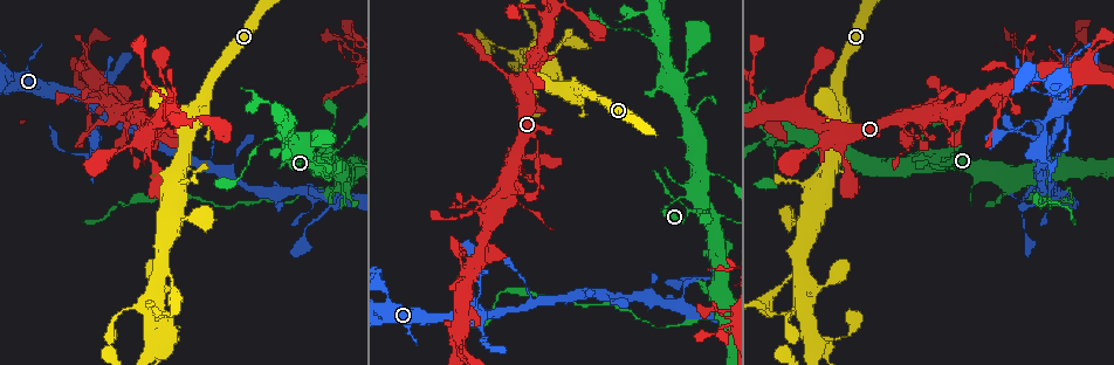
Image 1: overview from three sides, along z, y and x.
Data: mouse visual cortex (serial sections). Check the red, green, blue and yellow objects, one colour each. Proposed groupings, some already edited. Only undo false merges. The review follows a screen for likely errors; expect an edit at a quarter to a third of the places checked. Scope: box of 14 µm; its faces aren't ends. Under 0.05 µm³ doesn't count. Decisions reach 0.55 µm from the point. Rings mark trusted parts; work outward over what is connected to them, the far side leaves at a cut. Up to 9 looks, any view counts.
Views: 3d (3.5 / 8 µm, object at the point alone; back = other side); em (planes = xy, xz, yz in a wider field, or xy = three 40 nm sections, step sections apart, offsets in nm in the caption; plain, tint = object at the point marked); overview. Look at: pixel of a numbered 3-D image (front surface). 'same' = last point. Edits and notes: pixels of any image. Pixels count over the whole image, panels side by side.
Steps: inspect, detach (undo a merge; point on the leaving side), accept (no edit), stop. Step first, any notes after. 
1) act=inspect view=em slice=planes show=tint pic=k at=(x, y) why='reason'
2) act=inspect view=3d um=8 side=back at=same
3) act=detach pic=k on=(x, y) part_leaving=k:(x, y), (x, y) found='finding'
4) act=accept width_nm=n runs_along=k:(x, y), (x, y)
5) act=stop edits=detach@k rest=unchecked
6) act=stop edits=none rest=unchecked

act=inspect view=3d um=3.5 pic=1 at=(1012, 72) why='sudden change in width'

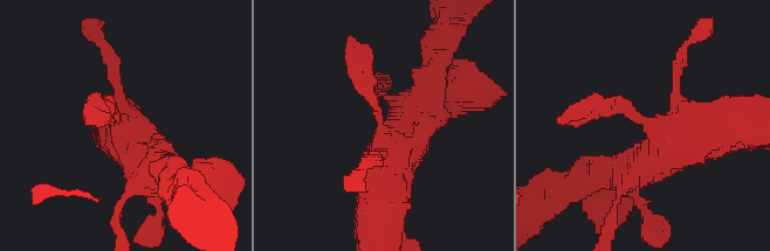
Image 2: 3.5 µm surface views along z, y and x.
act=inspect view=em slice=planes show=tint pic=2 at=(120, 128) arms=4 arm_widths_nm=150,150,450,600

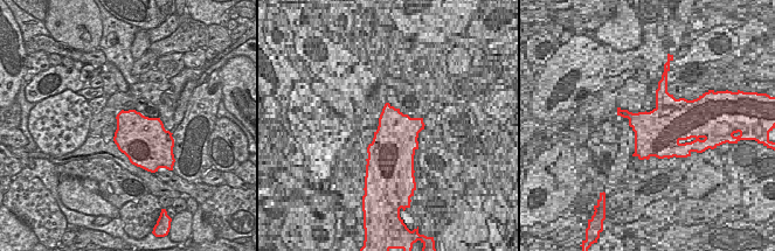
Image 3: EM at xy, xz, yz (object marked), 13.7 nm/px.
act=accept runs_along=2:(432, 86), (382, 171), (378, 213) found='one cell here'

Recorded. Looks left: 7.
act=inspect view=3d um=3.5 side=back pic=1 at=(1039, 154) why='branch point'

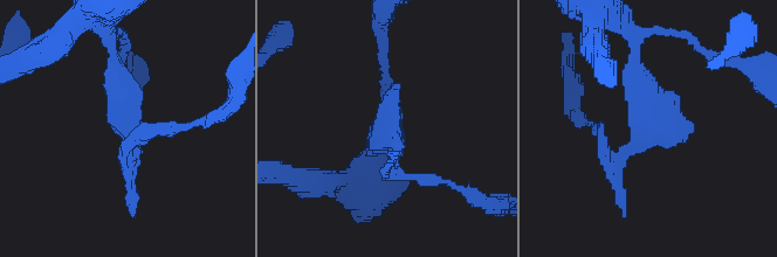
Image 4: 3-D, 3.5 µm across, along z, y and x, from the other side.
act=inspect view=em slice=xy step=5 show=tint pic=4 at=(643, 119) why='shape alone is not enough'

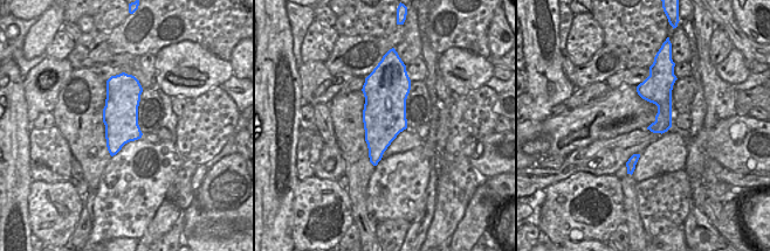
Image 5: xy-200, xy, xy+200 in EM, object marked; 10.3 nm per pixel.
act=detach pic=4 on=(163, 126) part_leaving=4:(132, 153), (136, 134), (212, 117) found='a second cell is stuck on'

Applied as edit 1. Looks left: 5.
act=inspect view=overview why='redraw'

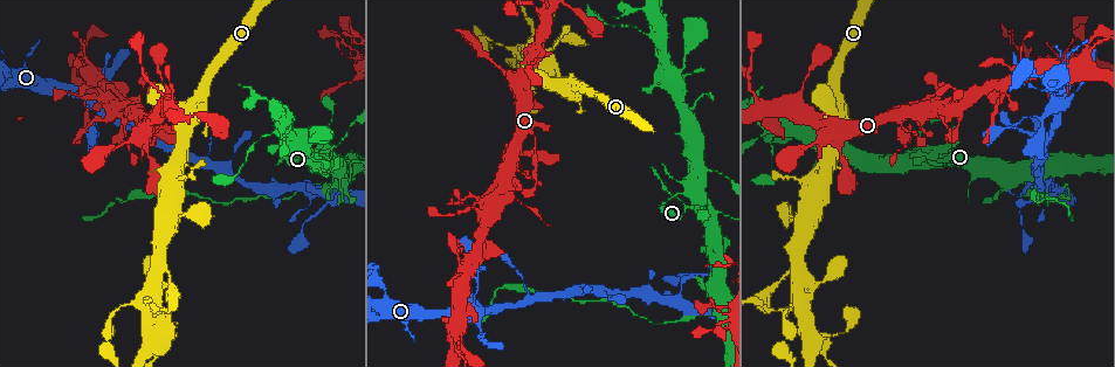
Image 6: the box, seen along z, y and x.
act=inspect view=3d um=3.5 pic=6 at=(716, 314) why='sharp bend'

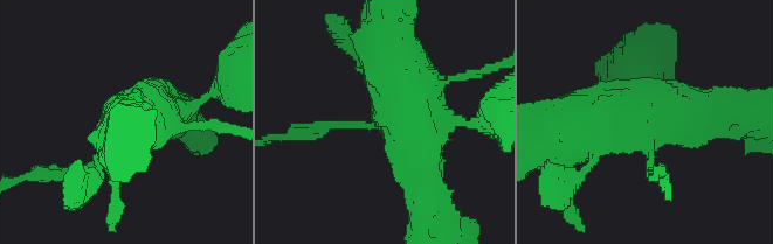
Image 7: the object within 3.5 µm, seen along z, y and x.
act=inspect view=em slice=xy step=1 show=tint pic=7 at=(641, 139)

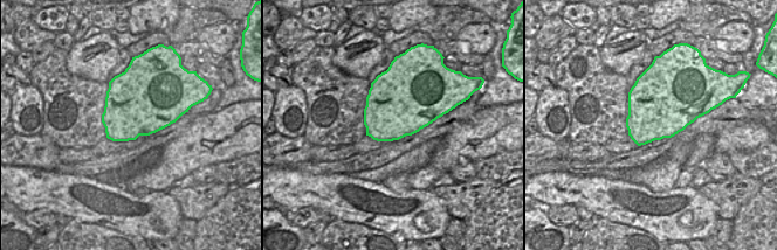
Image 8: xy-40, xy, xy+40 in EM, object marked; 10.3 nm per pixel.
act=detach pic=7 on=(324, 127) part_leaving=7:(361, 125), (322, 125), (285, 133) found='a second cell is stuck on'

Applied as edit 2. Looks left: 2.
act=inspect view=3d um=3.5 side=back pic=6 at=(818, 336) why='thin arm on a thick one'

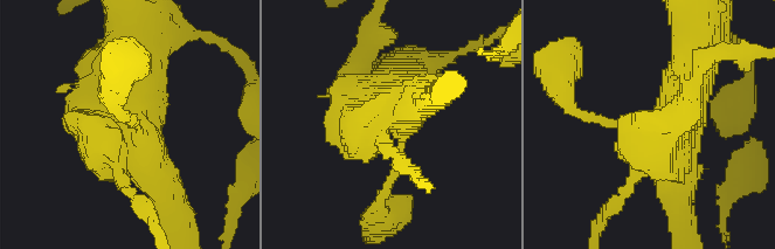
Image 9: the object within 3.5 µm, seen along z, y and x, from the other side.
act=inspect view=em slice=xy step=5 show=tint pic=9 at=(137, 128)

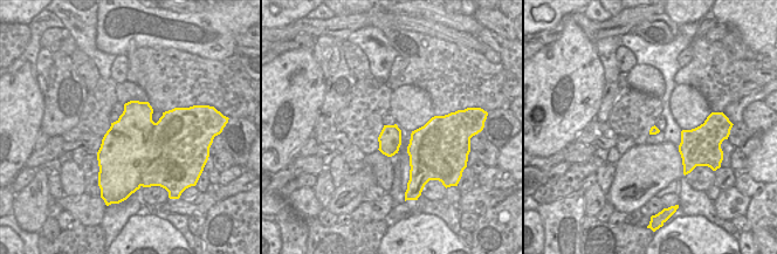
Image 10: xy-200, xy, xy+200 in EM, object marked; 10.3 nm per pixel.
act=detach pic=9 on=(101, 149) found='two cells meet here'

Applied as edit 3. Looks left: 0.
act=stop edits=detach@4,detach@7,detach@9 rest=unchecked

